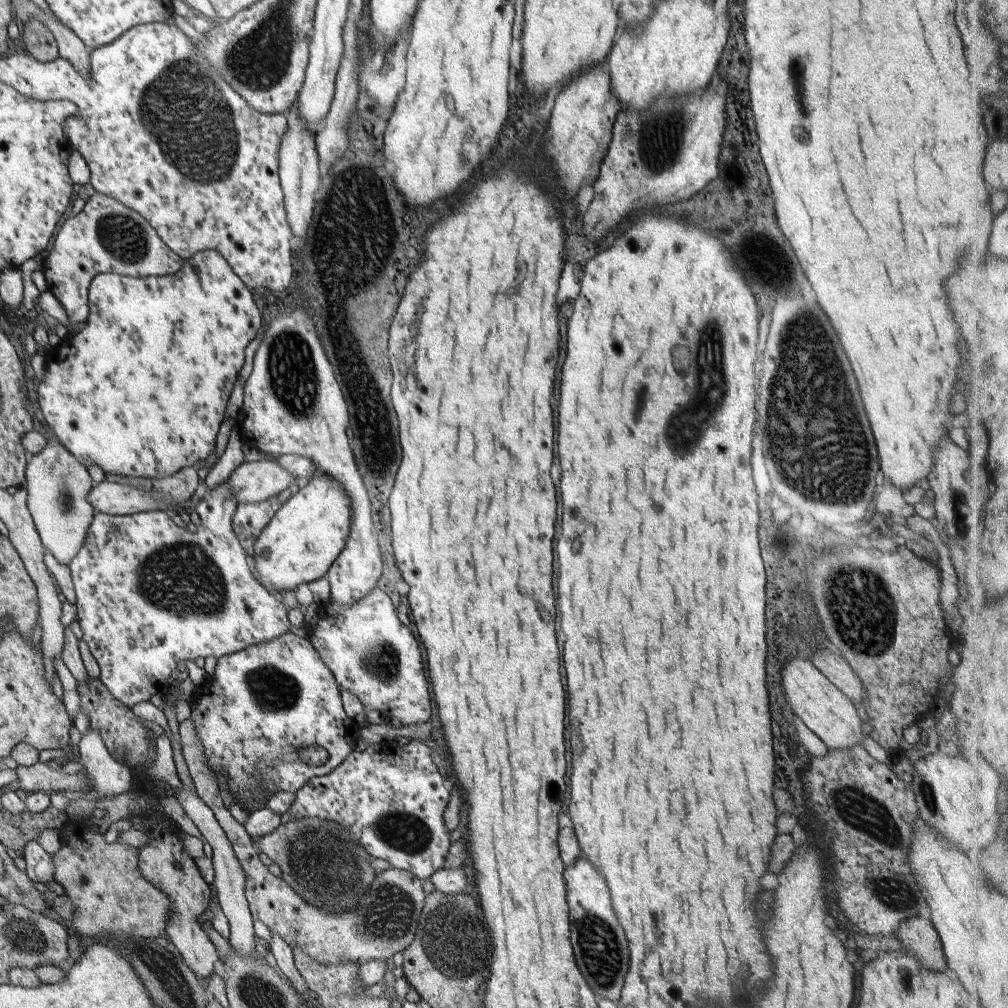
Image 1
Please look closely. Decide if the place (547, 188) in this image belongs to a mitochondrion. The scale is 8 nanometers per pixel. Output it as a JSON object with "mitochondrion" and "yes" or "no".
{"mitochondrion":"no"}

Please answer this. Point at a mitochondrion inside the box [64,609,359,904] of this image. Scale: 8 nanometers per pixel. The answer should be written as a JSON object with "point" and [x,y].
{"point":[275,691]}

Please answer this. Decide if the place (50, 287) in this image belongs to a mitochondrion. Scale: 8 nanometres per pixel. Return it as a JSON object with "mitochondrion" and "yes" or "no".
{"mitochondrion":"no"}

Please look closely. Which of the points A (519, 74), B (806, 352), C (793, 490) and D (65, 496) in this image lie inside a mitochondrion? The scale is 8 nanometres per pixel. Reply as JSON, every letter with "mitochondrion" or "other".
{"A":"other","B":"mitochondrion","C":"mitochondrion","D":"mitochondrion"}

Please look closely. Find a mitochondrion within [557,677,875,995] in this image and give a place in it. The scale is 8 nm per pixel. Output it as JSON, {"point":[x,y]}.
{"point":[599,949]}

